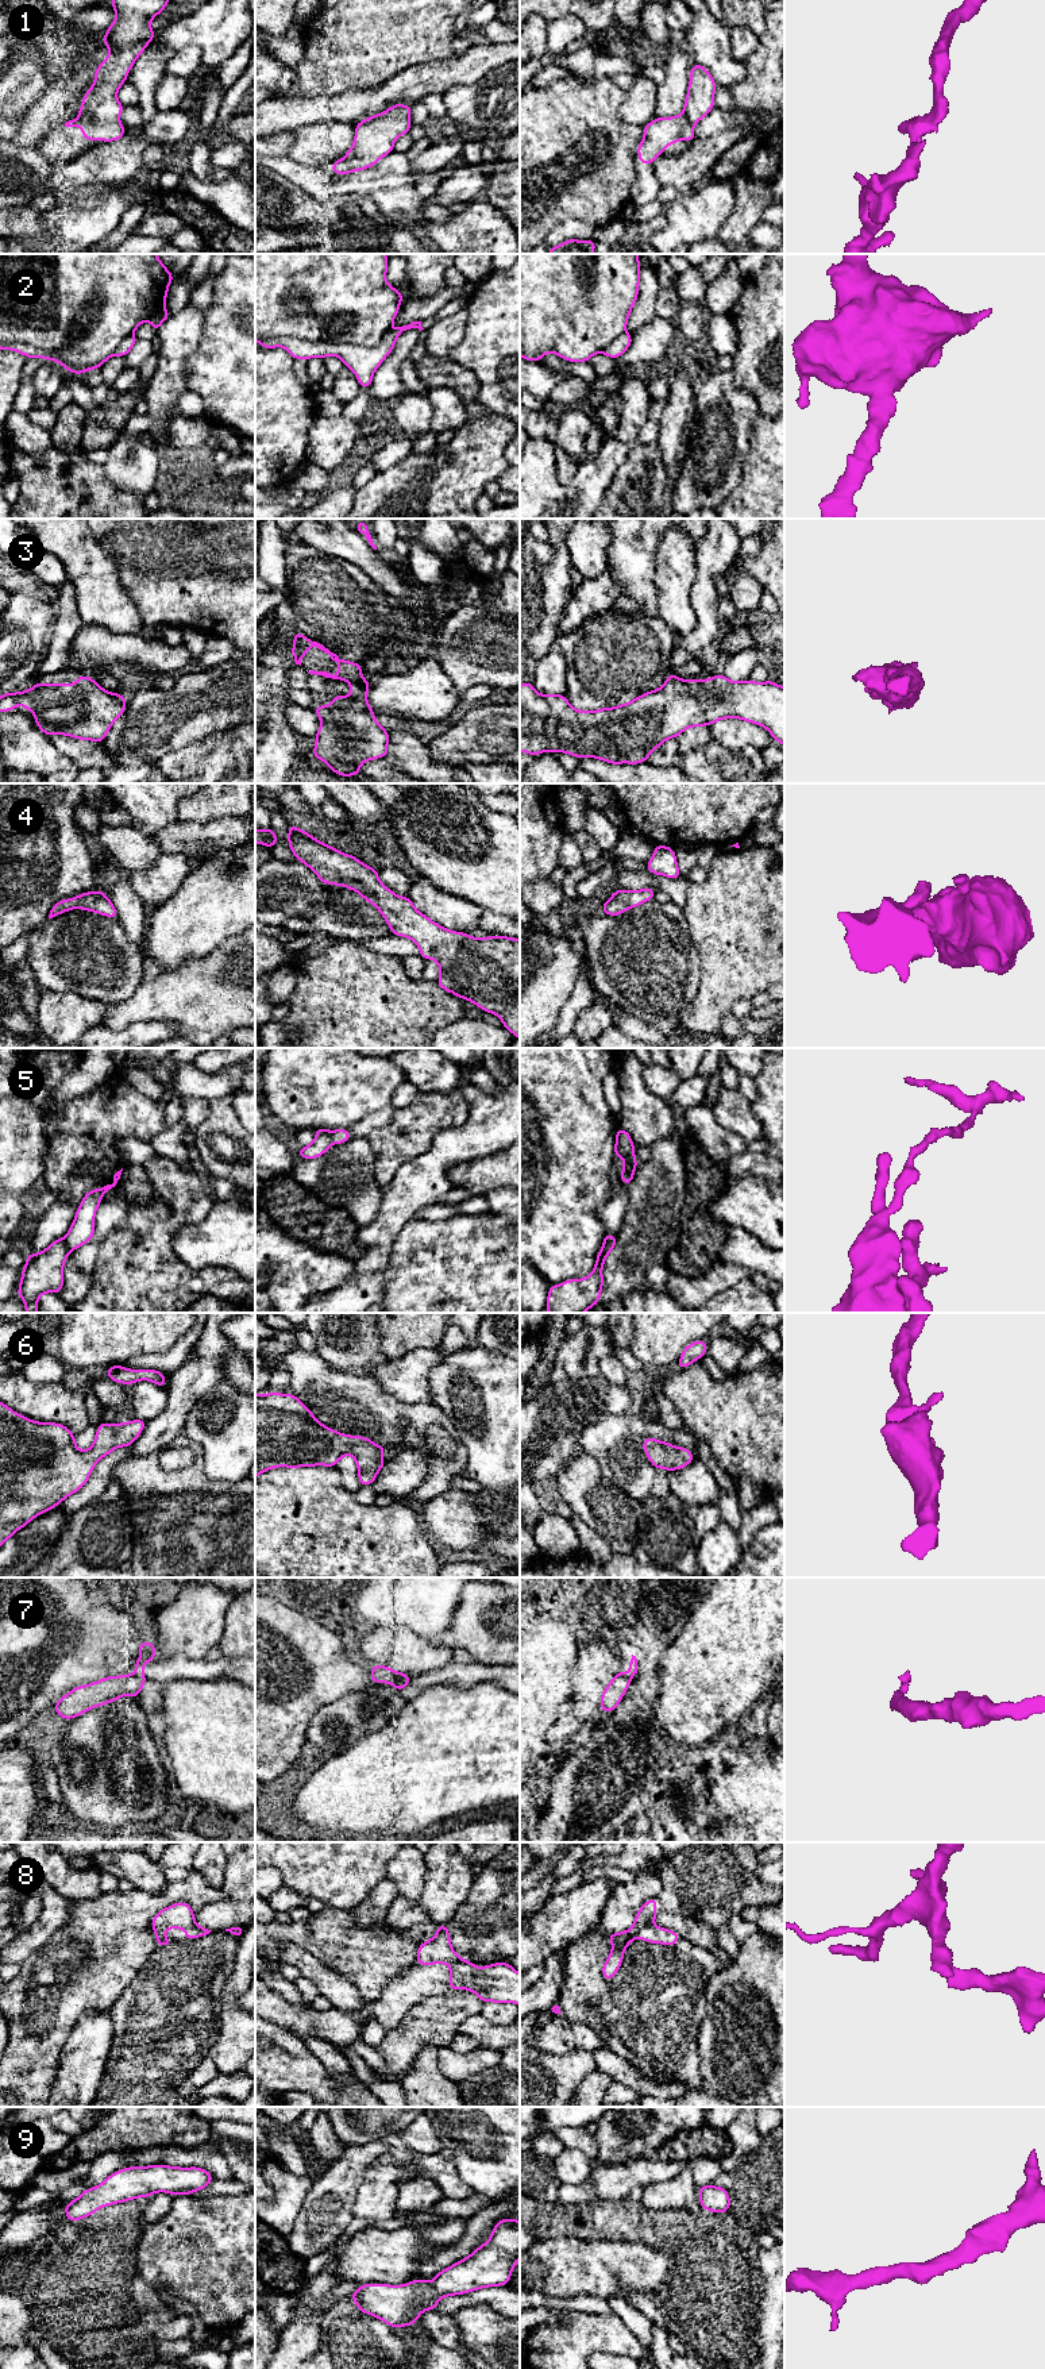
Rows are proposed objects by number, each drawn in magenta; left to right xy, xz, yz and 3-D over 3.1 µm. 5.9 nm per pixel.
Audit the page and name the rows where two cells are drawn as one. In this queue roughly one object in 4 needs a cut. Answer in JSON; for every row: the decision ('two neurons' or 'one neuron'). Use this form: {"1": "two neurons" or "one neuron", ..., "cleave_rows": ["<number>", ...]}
{"1": "one neuron", "2": "two neurons", "3": "one neuron", "4": "one neuron", "5": "two neurons", "6": "one neuron", "7": "two neurons", "8": "two neurons", "9": "one neuron", "cleave_rows": ["2", "5", "7", "8"]}

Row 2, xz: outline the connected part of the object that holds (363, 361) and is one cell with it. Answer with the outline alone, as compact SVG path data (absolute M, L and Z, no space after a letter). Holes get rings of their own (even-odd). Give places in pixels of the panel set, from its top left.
M412 321L408 326L398 327L396 330L387 331L382 340L374 347L360 347L355 344L331 344L331 343L311 343L306 340L284 336L279 339L267 339L266 342L261 342L259 346L262 348L275 348L278 346L284 347L290 357L296 361L300 358L311 359L311 358L325 358L328 355L339 357L346 367L351 369L360 385L360 389L370 388L373 382L373 374L379 367L379 365L385 361L387 355L394 348L397 338L406 330L421 327L421 321Z

